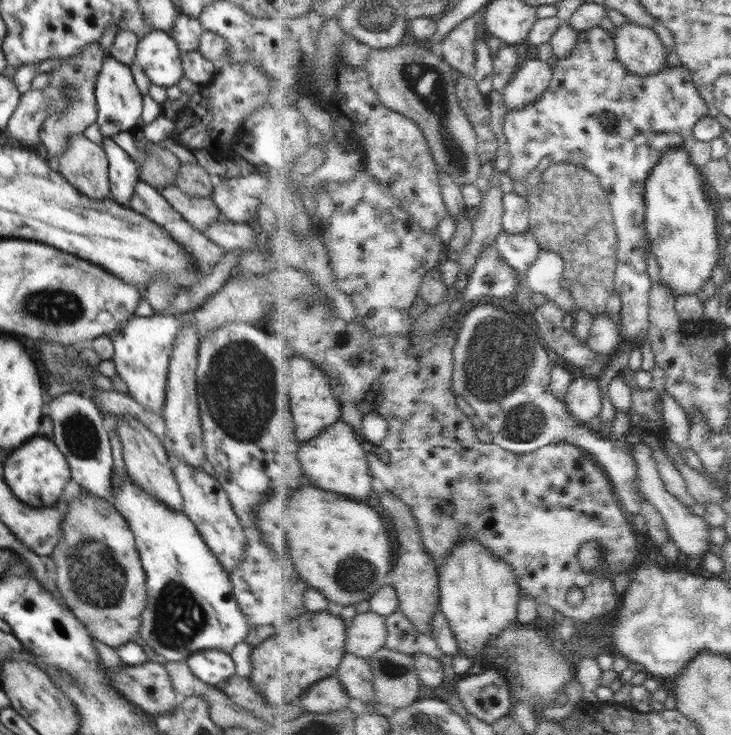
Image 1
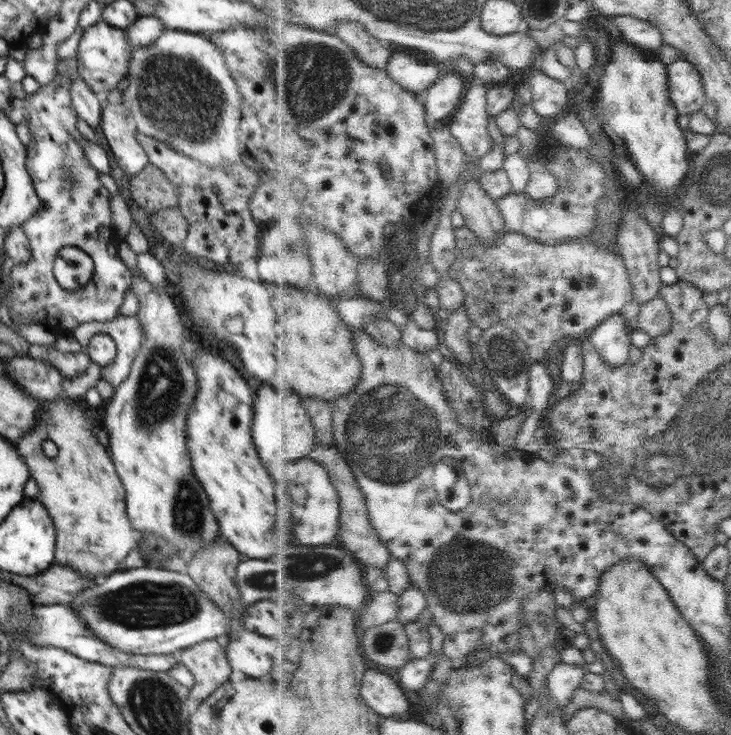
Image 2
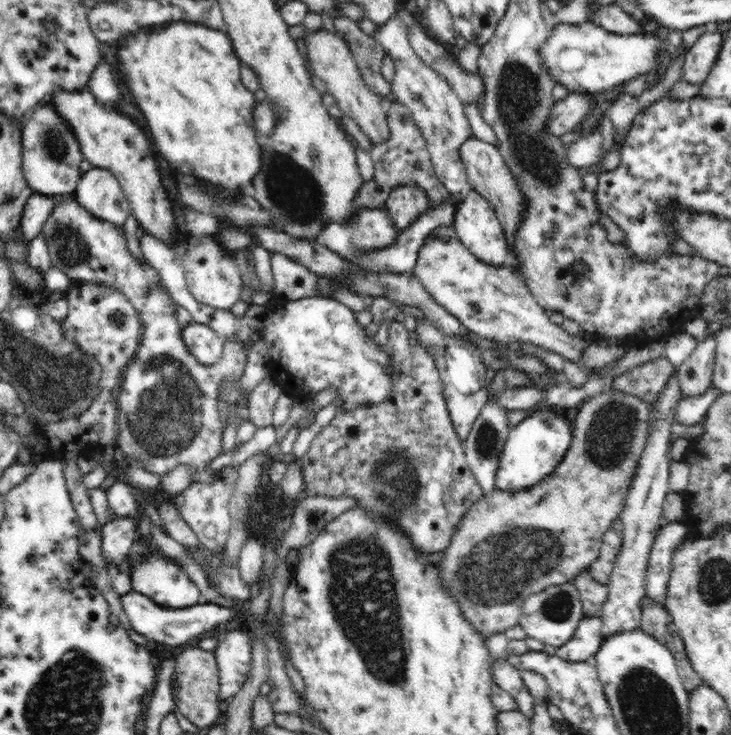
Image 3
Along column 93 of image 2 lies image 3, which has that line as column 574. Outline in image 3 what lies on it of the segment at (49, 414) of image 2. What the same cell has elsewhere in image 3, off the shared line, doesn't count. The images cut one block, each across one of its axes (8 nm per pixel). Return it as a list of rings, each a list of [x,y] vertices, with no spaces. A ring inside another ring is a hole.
[[[613,388],[598,394],[597,396],[587,399],[578,406],[577,413],[574,416],[573,435],[571,436],[570,448],[566,451],[566,456],[556,466],[556,470],[551,475],[544,477],[539,483],[527,489],[519,491],[504,491],[494,489],[490,494],[484,494],[480,500],[472,504],[466,516],[456,524],[456,532],[452,535],[452,540],[443,550],[444,558],[440,562],[442,568],[442,581],[461,606],[464,617],[472,623],[476,631],[482,633],[482,636],[492,635],[493,633],[504,632],[519,624],[522,608],[528,595],[542,592],[545,588],[562,583],[570,583],[580,572],[585,572],[588,567],[598,558],[600,546],[602,544],[604,533],[619,518],[619,514],[624,508],[626,496],[628,494],[632,479],[636,474],[637,467],[644,450],[647,436],[649,433],[649,419],[651,418],[650,404],[644,403],[640,398],[632,394],[615,391]]]

